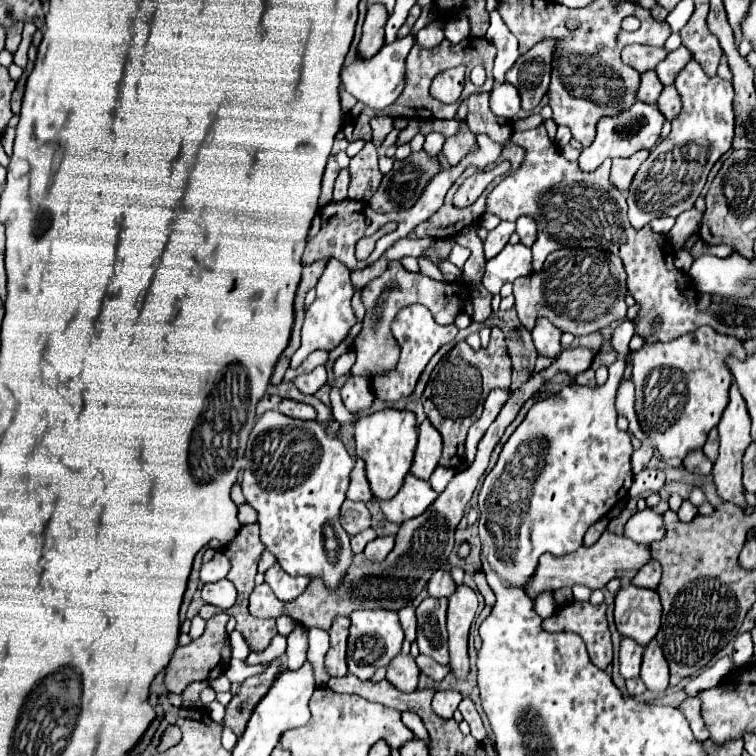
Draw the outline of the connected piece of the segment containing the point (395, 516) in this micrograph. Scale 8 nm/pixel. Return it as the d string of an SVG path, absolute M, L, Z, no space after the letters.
M407 476L401 492L393 496L393 500L381 502L381 510L389 522L403 524L415 516L421 516L437 498L437 492L429 488L429 482L417 480L415 476Z

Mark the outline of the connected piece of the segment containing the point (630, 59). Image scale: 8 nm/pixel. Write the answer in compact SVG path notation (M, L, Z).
M637 44L625 46L623 52L621 52L621 60L641 74L647 72L647 70L653 70L661 60L665 60L665 56L667 56L665 48L637 46Z

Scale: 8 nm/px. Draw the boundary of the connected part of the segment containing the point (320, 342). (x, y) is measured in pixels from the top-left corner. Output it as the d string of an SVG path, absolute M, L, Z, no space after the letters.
M331 258L323 276L317 282L317 298L311 306L305 308L305 322L301 328L301 346L291 358L291 368L297 368L313 350L333 350L339 342L343 342L357 322L355 312L351 308L351 298L355 294L355 288L349 278L349 268L341 264L339 260Z

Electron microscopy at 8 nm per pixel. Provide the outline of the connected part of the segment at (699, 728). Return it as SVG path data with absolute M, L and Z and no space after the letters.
M687 698L687 700L679 706L679 710L681 710L681 712L685 714L685 718L689 720L695 738L697 738L699 742L705 742L705 740L709 738L709 730L705 728L703 718L701 718L701 700L699 700L699 698Z

